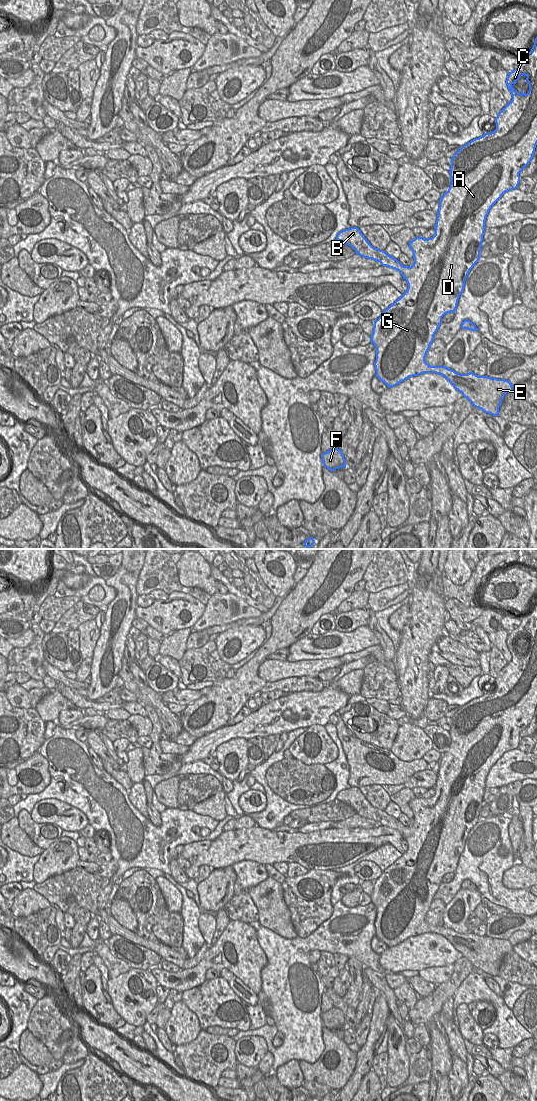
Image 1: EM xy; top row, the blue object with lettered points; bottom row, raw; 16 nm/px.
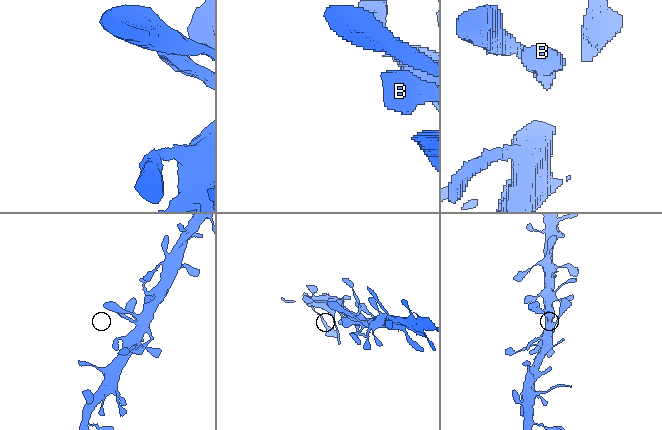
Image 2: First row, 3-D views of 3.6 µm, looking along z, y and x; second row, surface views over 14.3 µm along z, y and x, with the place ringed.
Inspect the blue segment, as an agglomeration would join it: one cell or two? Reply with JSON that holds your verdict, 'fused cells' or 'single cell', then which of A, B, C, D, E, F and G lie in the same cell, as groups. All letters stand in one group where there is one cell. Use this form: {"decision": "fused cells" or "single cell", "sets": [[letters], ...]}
{"decision": "single cell", "sets": [["A", "B", "C", "D", "E", "F", "G"]]}

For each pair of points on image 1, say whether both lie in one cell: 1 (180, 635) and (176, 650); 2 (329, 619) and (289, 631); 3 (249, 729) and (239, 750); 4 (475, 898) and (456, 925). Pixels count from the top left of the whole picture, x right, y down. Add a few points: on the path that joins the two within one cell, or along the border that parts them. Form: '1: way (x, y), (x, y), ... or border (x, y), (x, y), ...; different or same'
1: way (178, 639), (176, 646); same
2: border (333, 613), (324, 613), (310, 632); different
3: border (246, 739), (231, 738), (222, 743); different
4: way (468, 905), (465, 908), (463, 919); same

